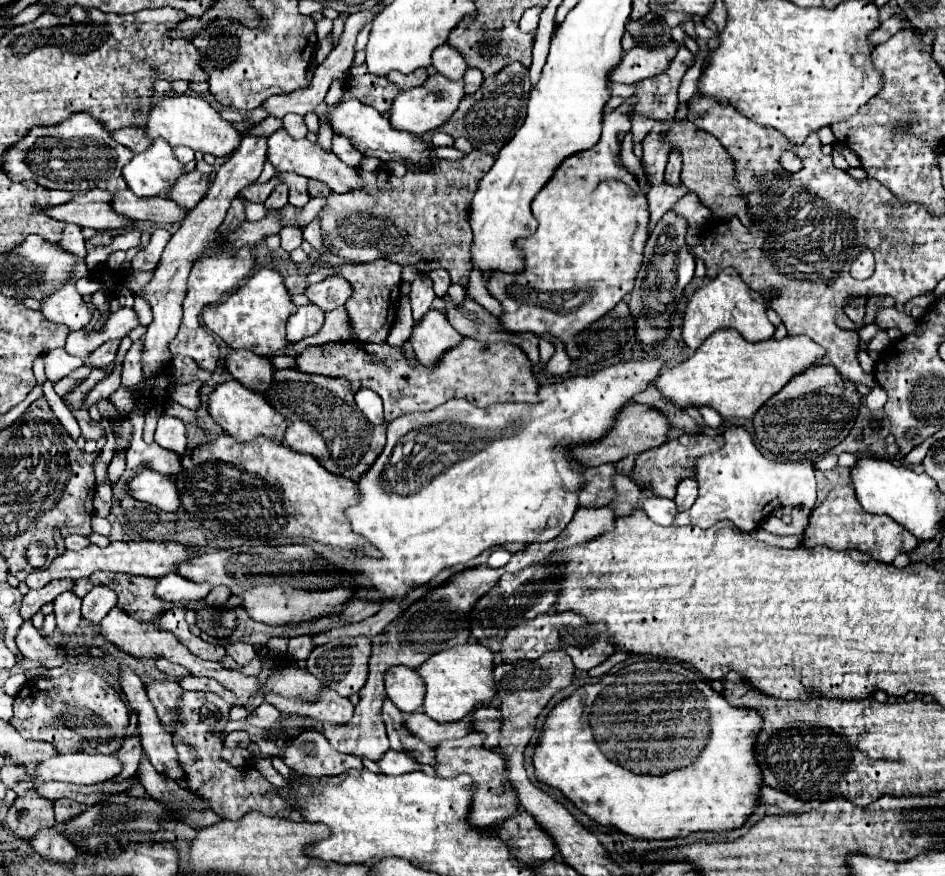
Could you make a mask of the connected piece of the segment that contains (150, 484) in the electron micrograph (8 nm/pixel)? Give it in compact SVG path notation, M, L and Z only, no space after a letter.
M143 470L129 482L129 492L135 500L149 502L165 512L181 510L177 486L155 470Z

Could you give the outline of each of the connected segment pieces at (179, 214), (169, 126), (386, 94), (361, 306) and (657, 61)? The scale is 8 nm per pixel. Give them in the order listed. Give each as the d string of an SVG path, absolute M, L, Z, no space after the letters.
M129 188L115 194L113 208L131 220L151 222L181 222L187 216L187 208L179 208L171 198L139 198Z
M201 96L155 98L155 104L149 110L149 120L145 130L151 138L163 138L173 148L189 146L193 150L199 150L203 154L213 154L213 156L231 156L241 144L241 134L235 130L235 126L223 120Z
M361 64L349 70L343 100L355 98L363 104L377 108L381 114L387 114L397 94L399 88L395 88L395 84L391 84L385 76L371 76L367 72L367 66Z
M375 260L367 264L343 264L341 276L347 278L353 286L353 298L347 300L347 312L351 316L353 334L361 342L383 344L393 326L397 304L399 304L399 284L401 284L401 266L389 260Z
M673 40L667 44L667 48L639 48L625 52L621 64L613 70L611 80L621 84L637 84L639 80L647 80L651 76L657 76L657 72L665 72L667 64L675 58L675 52L679 50L679 44Z

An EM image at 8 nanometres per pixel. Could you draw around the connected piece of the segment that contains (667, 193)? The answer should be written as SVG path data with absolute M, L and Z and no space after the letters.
M659 184L655 188L651 188L647 192L647 200L649 200L649 212L651 212L651 222L649 222L649 230L655 228L657 220L675 204L675 200L683 198L689 190L681 184L681 186L669 186L669 184Z

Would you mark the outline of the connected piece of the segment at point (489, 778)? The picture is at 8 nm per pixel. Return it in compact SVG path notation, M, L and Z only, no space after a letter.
M473 732L467 734L465 738L457 738L457 740L445 740L439 748L437 748L437 776L439 778L453 778L459 774L469 774L477 788L479 794L475 794L473 806L471 806L471 814L469 814L469 822L479 826L479 828L487 828L487 826L497 826L503 820L515 816L519 812L519 800L517 800L517 792L507 776L507 760L503 758L503 754L487 750L483 746L483 732Z

